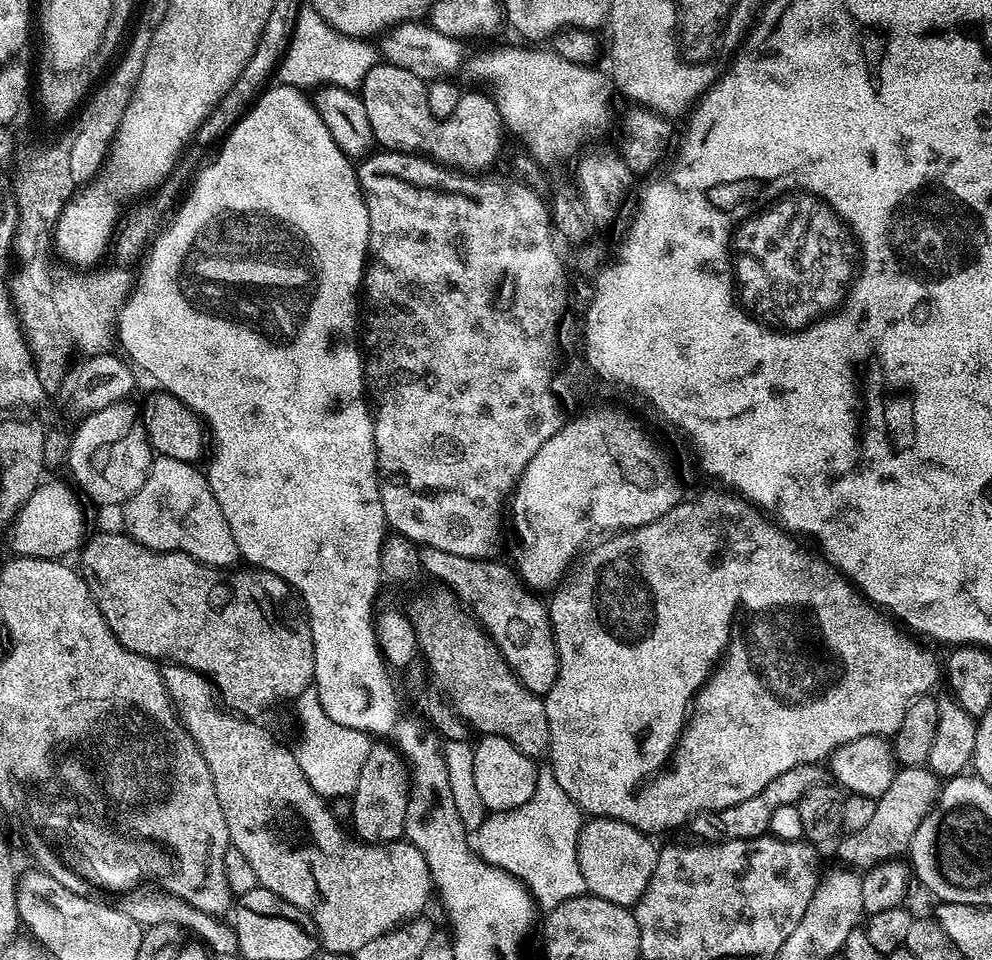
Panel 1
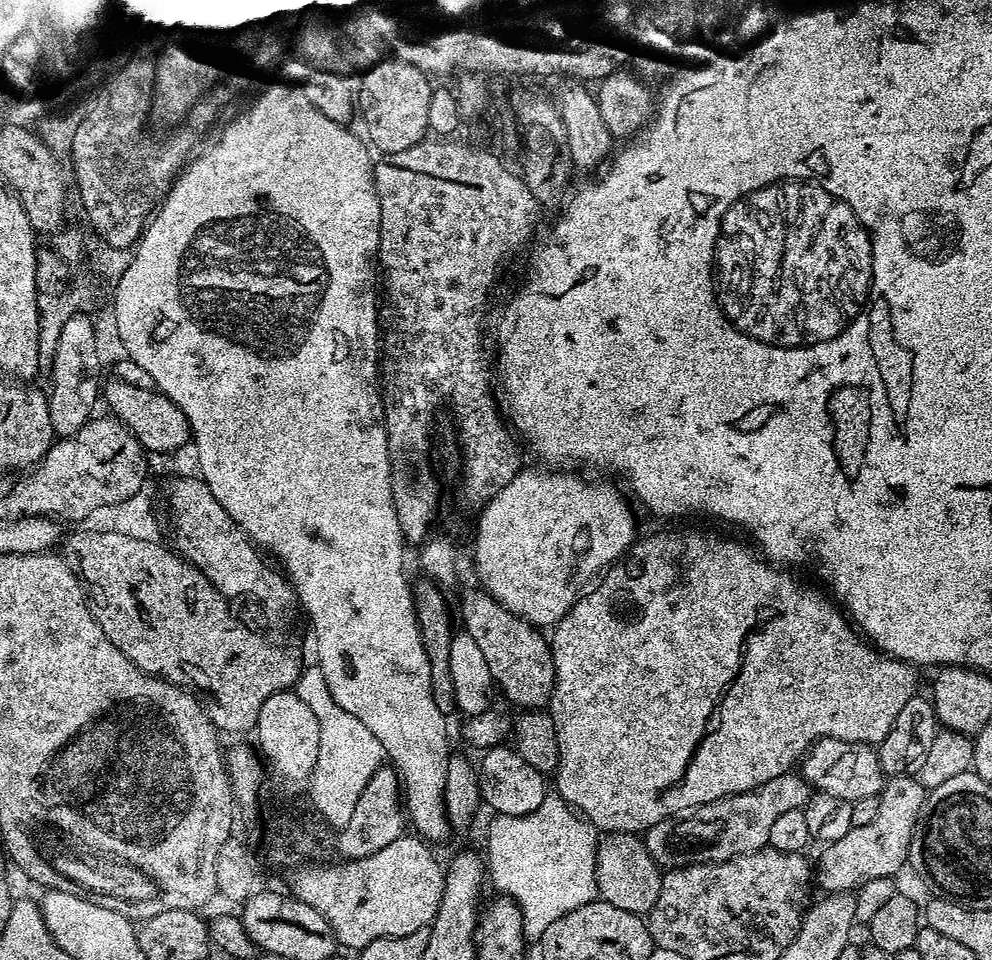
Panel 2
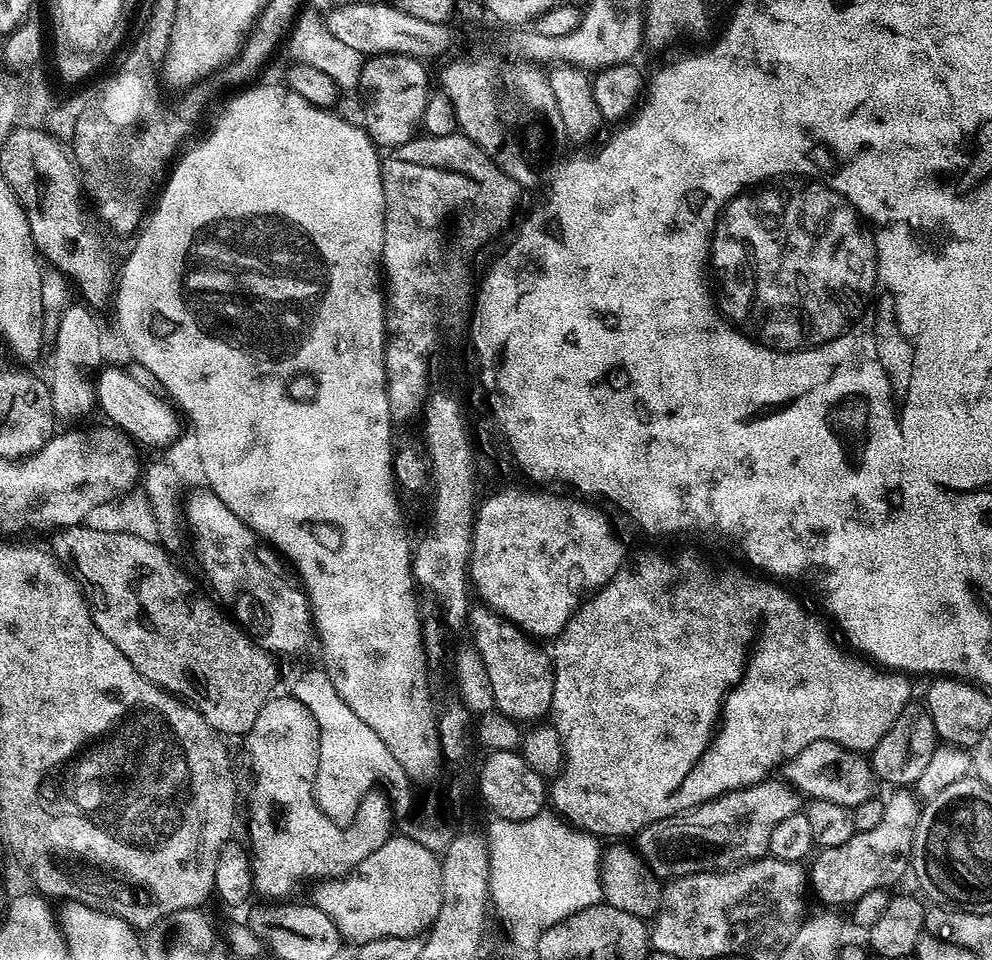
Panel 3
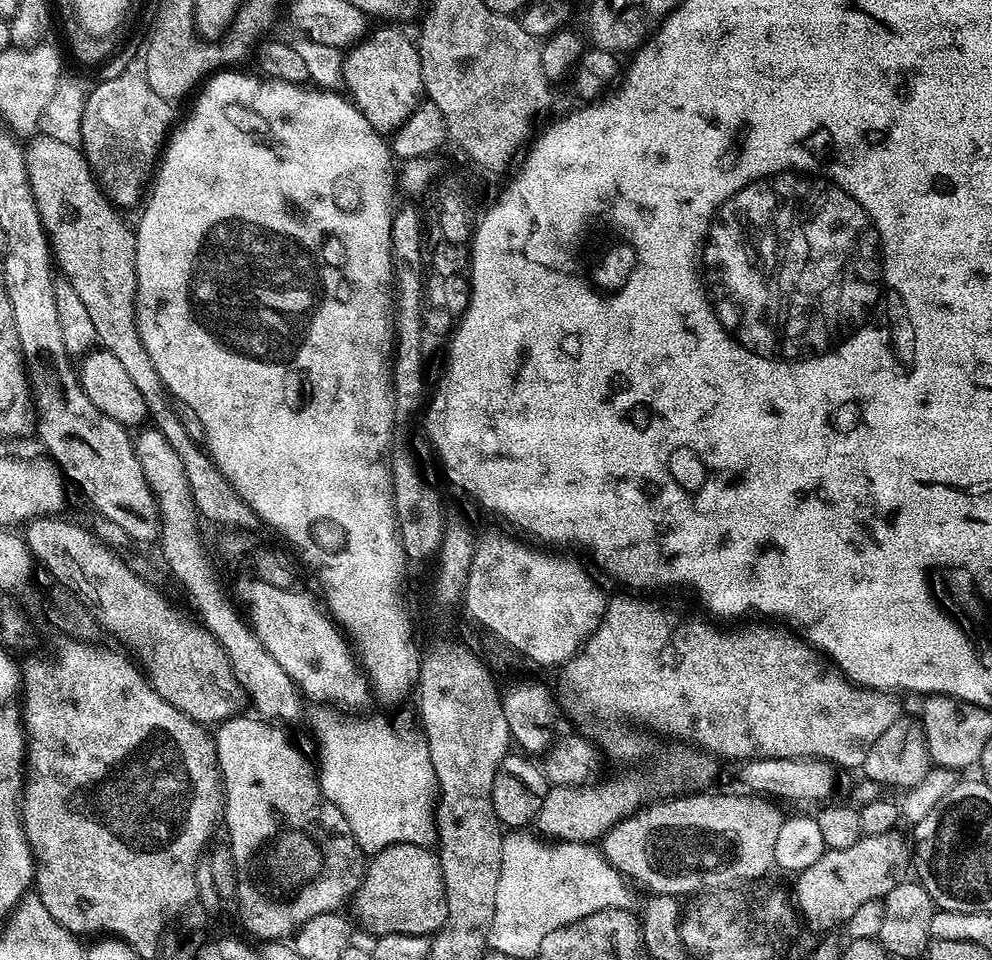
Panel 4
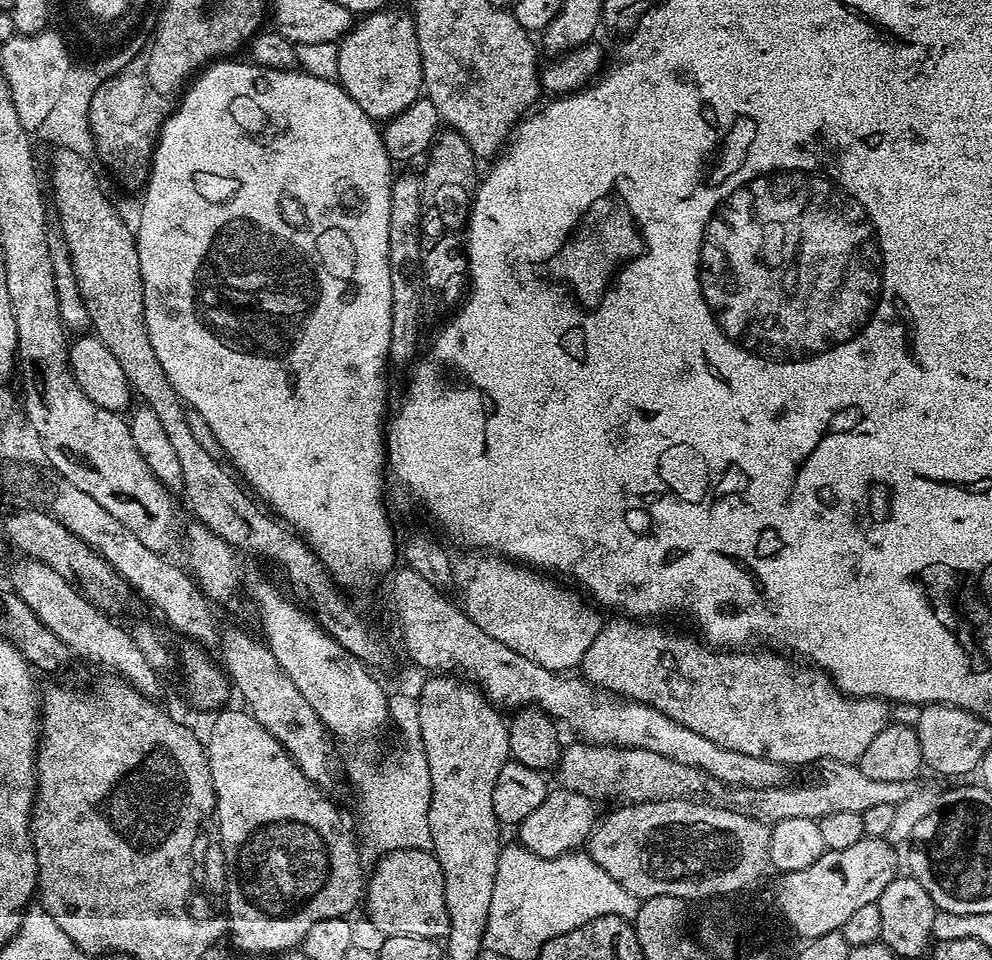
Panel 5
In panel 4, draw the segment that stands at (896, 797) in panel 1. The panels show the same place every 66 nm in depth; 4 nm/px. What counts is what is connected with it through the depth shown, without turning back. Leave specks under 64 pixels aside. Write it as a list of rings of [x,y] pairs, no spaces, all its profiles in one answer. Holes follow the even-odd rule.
[[[893,830],[880,836],[861,835],[852,846],[829,848],[822,858],[805,872],[795,877],[794,904],[799,915],[804,916],[816,928],[832,930],[835,924],[843,925],[858,910],[858,906],[870,900],[883,900],[910,872],[910,844]]]

